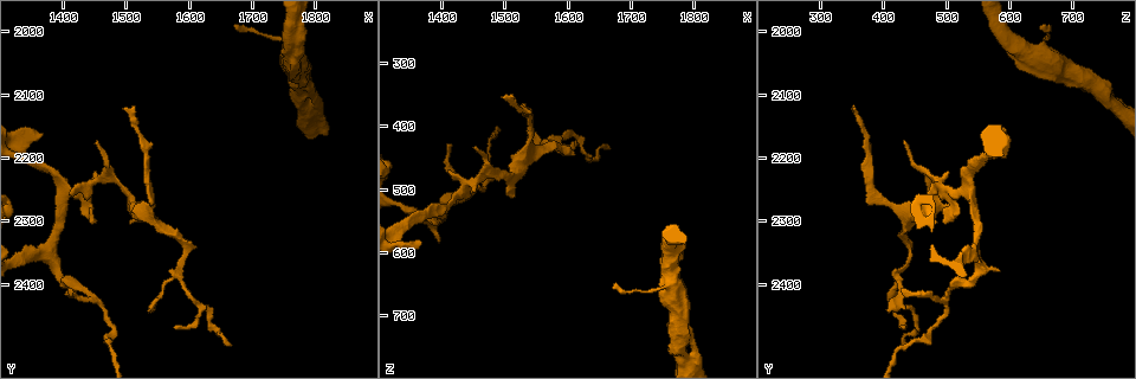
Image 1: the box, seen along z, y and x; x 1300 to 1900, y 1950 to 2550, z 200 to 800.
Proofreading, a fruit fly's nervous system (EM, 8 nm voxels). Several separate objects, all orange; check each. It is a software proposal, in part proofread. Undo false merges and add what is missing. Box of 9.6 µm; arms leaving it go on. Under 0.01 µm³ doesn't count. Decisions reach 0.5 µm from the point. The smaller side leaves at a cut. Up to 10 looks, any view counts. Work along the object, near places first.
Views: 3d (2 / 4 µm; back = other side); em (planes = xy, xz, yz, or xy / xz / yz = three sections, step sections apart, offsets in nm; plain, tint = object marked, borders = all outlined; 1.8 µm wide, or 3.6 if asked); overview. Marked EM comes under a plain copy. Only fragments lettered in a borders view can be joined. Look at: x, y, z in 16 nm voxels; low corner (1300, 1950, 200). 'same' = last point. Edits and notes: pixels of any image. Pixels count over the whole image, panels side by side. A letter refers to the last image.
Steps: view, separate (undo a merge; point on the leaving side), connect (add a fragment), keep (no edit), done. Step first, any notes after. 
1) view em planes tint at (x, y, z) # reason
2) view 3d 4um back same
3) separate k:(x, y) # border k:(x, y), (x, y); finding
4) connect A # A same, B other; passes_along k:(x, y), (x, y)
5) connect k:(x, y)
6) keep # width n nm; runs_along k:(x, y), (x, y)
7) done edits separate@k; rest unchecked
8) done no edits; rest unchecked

view 3d 2um back at (1500, 2125, 350)

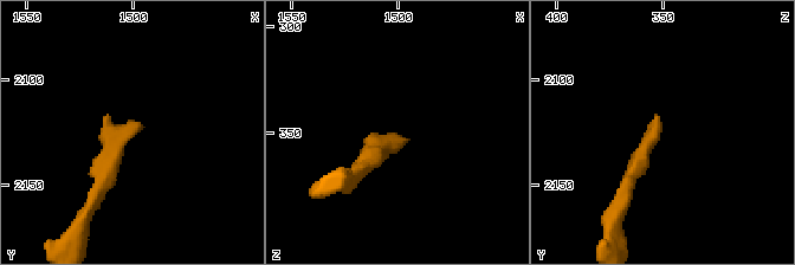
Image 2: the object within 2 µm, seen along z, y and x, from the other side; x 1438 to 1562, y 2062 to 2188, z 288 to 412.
view em planes borders at (1496, 2121, 354) # need the tissue

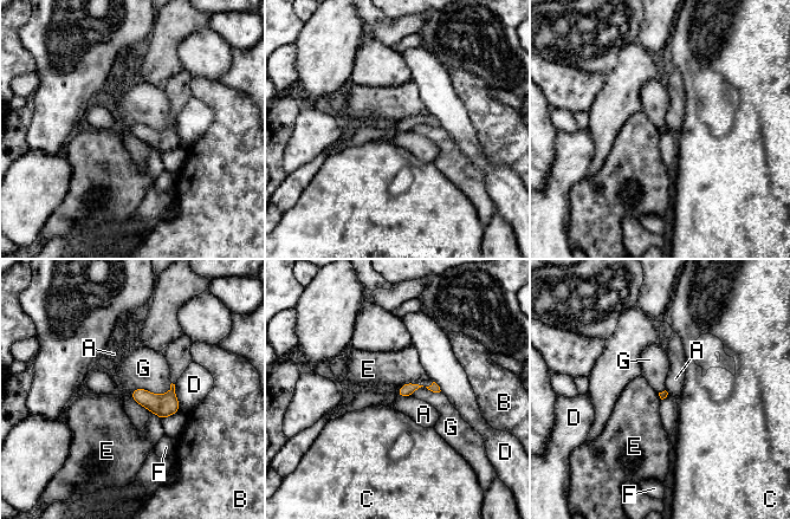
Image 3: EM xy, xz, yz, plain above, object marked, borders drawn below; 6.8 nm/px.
keep # A other, B other, C other, D other, E other, F other, G other; none of them fits

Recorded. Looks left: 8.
view 3d 2um at (1585, 2375, 425) # three arms meet

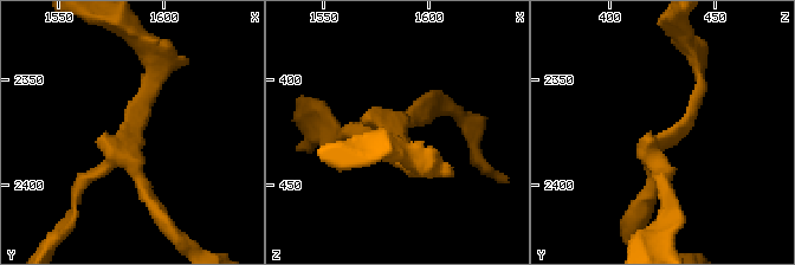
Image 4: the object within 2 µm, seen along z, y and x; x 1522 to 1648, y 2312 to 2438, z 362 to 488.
view em 3.6um yz step 16 borders at (1584, 2380, 426) # arms 3

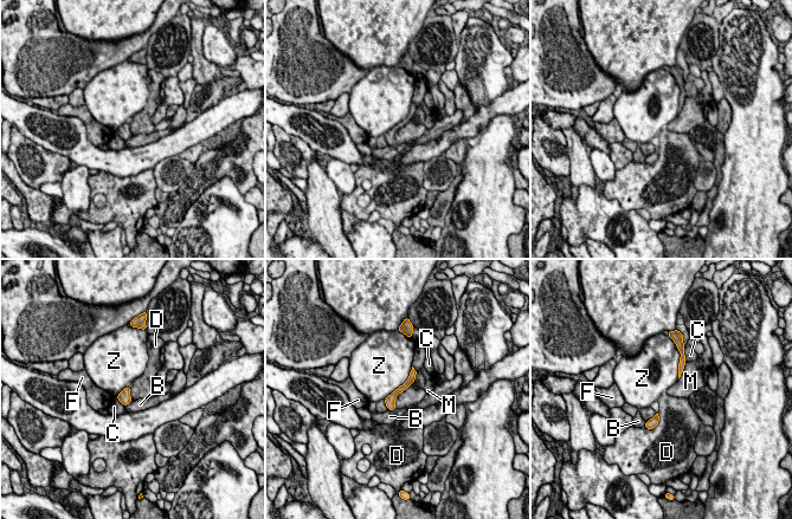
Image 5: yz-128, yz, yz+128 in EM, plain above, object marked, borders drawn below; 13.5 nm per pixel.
keep # B other, C other, D other, F other, M other, Z other; runs_along 5:(413, 372), (390, 400), (390, 407); continuous, no second neuron

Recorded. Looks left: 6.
view 3d 2um at (1420, 2260, 515) # four arms meet

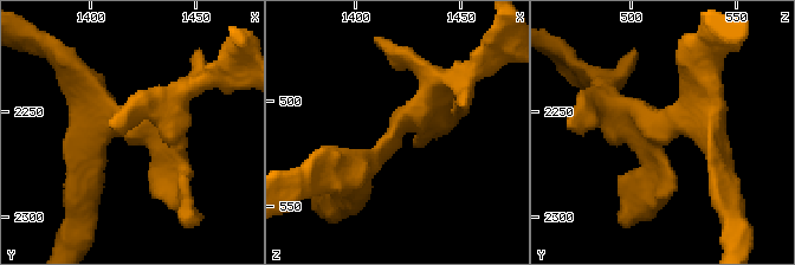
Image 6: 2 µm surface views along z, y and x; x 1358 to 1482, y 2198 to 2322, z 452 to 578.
view em xy step 16 tint at (1418, 2257, 517) # now the EM

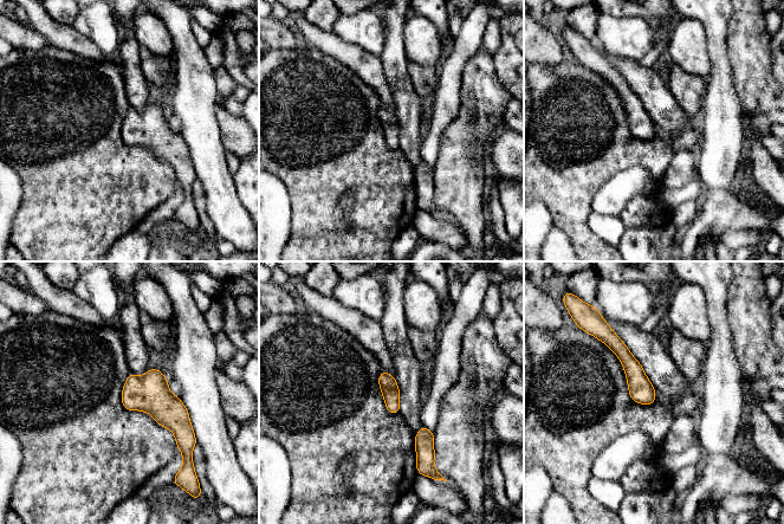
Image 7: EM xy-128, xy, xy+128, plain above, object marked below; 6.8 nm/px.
view em planes borders same

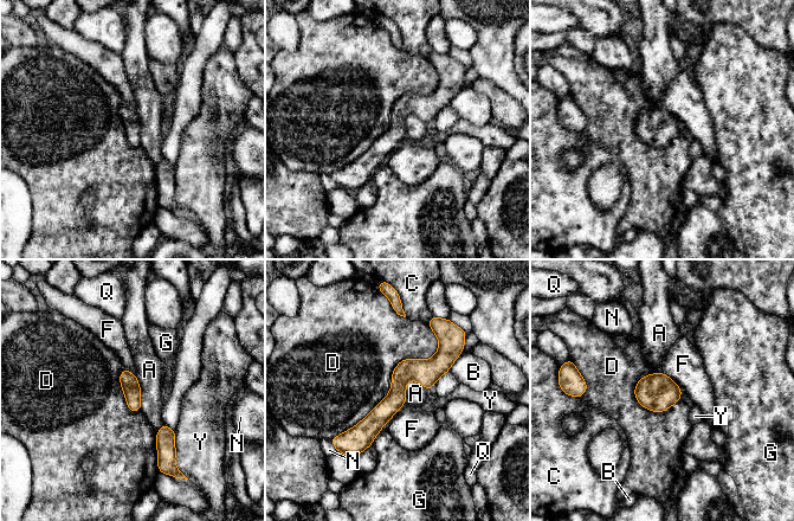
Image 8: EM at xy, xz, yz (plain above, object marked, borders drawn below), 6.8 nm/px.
keep # A other, B other, C other, D other, F other, G other, N other, Q other, Y other; runs_along 8:(443, 338), (443, 354), (399, 383), (353, 446); all the same neuron

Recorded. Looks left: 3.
view em planes borders at (1785, 2120, 770) # arms part here

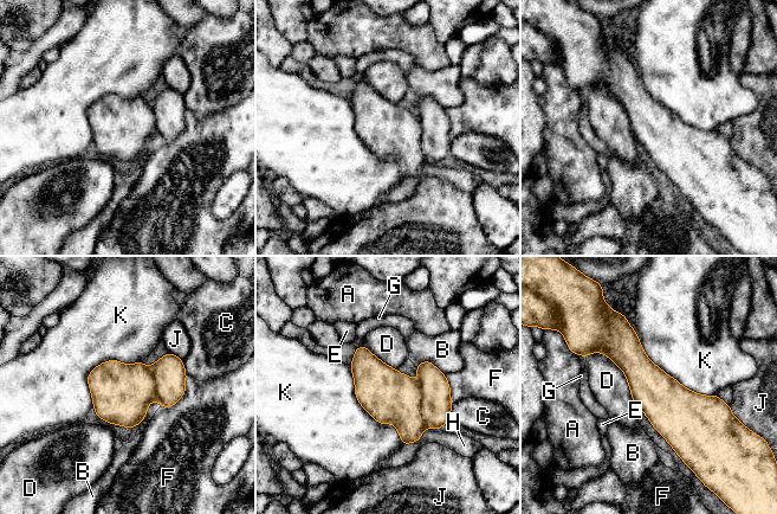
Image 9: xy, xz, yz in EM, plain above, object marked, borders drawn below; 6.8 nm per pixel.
keep # width 320 nm; A other, B other, C other, D other, E other, F other, G other, H other, J other, K other; border 9:(635, 332), (669, 376), (717, 394); one neuron here

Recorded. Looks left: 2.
done no edits; rest unchecked

